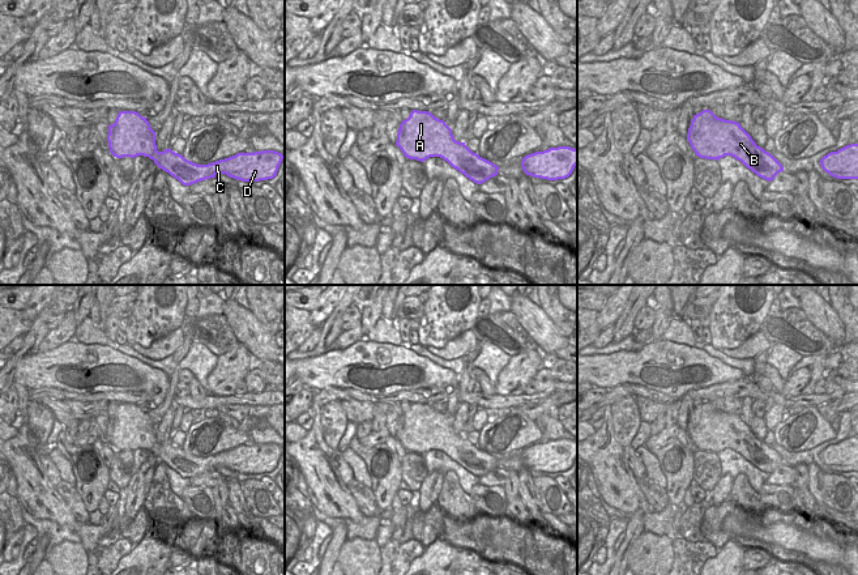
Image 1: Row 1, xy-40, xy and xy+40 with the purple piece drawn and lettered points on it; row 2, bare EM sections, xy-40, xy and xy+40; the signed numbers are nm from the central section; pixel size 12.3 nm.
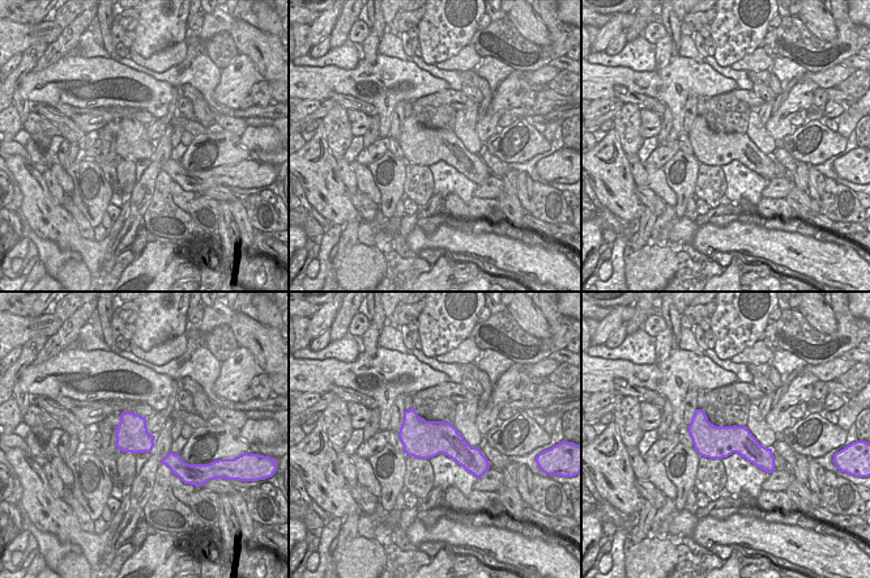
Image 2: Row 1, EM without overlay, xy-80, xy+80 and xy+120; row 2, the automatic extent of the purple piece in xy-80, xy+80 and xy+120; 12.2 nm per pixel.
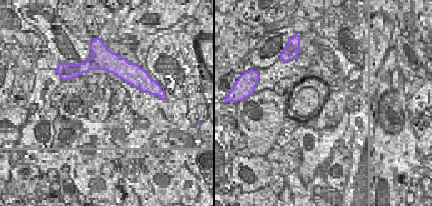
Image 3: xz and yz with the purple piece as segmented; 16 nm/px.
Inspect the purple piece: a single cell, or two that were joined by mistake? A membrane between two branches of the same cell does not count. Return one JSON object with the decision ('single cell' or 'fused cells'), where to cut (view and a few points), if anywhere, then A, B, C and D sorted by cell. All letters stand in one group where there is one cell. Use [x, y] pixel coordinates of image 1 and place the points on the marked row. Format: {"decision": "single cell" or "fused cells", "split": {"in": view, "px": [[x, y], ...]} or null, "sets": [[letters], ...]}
{"decision": "single cell", "split": null, "sets": [["A", "B", "C", "D"]]}

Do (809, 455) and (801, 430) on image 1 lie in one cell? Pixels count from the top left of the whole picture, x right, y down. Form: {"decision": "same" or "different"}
{"decision": "different"}

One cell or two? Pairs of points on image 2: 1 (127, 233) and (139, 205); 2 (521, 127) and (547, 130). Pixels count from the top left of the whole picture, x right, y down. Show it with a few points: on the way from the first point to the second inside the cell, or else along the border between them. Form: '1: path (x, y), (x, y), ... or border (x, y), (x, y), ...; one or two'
1: path (131, 226), (137, 212); one
2: border (531, 122), (549, 143); two

